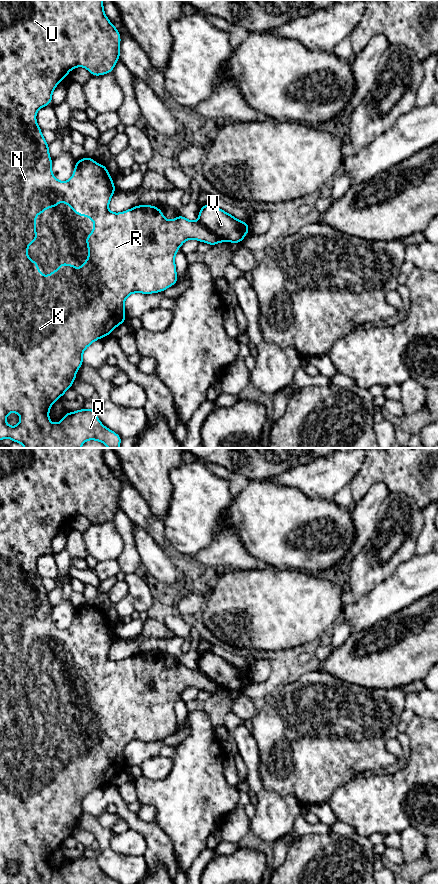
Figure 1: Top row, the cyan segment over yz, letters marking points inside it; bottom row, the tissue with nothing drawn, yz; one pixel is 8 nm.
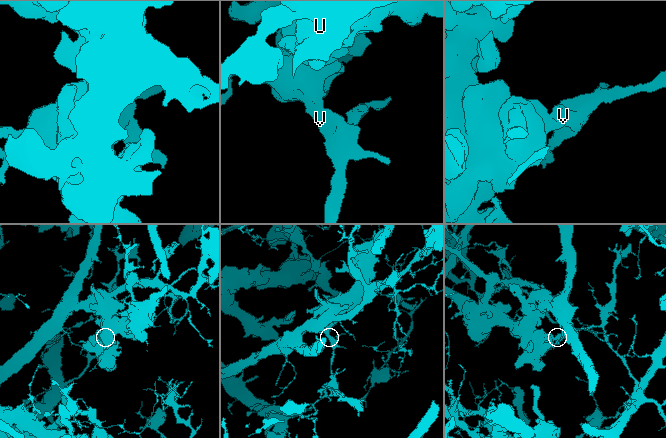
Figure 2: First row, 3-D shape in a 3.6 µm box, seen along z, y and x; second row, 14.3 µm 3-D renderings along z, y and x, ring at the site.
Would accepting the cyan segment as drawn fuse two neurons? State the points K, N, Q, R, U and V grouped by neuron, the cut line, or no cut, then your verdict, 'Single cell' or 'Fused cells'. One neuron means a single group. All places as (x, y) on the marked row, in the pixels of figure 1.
Groups: K N Q R U / V. Split along yz (198, 220), (221, 241). Fused cells

